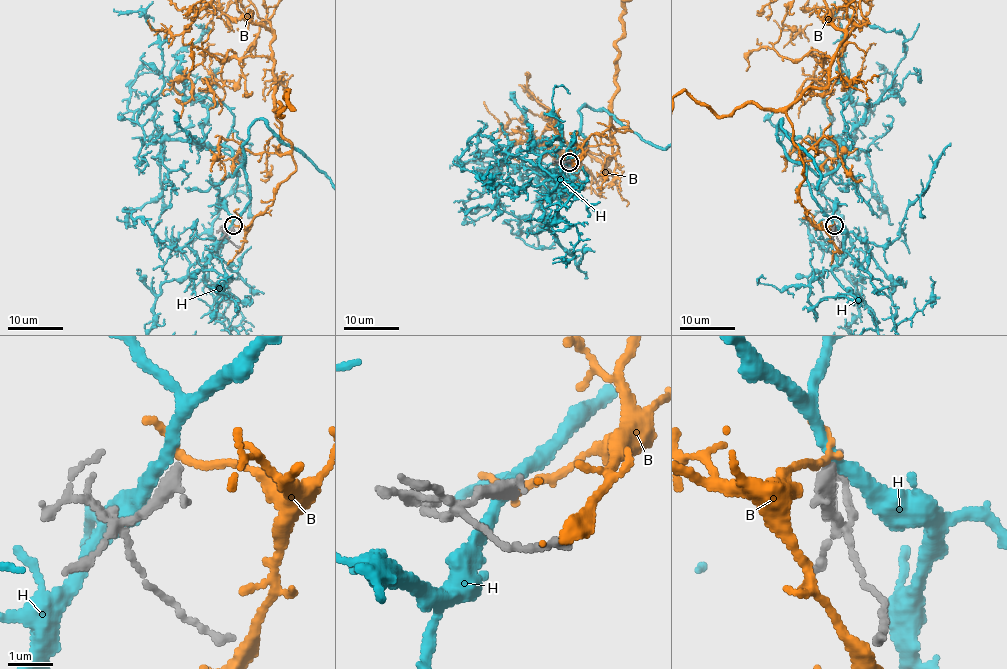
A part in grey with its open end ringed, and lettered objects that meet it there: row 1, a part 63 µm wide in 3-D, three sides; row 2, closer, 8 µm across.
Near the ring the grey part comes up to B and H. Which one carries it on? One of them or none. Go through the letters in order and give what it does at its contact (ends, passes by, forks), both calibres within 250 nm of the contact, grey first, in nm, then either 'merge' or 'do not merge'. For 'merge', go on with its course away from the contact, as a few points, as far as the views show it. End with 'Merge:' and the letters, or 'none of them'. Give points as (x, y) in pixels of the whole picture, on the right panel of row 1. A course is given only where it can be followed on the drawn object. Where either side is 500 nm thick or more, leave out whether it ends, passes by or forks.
B: it passes by | 360/150 nm | do not merge
H: it passes by | 360/260 nm | do not merge
Merge: none of them

